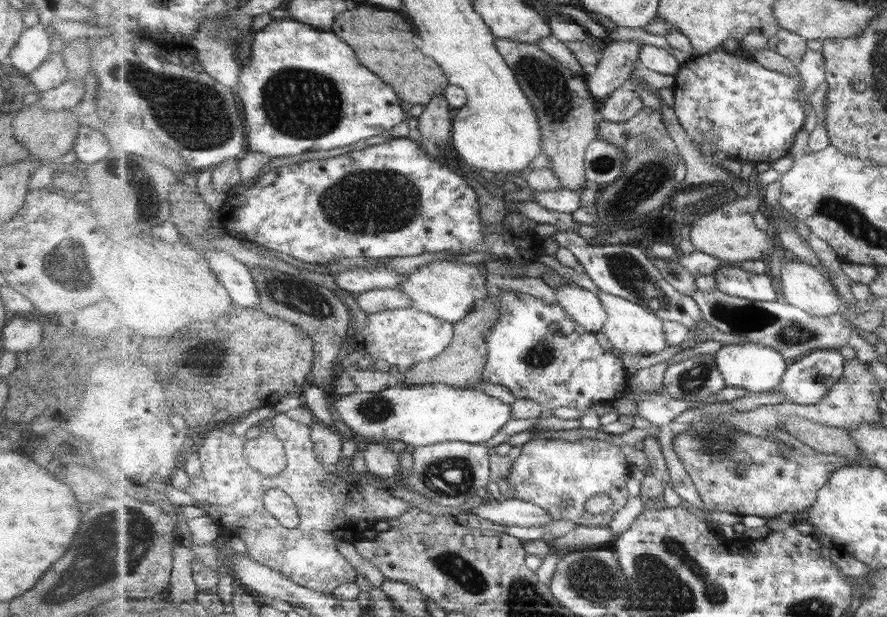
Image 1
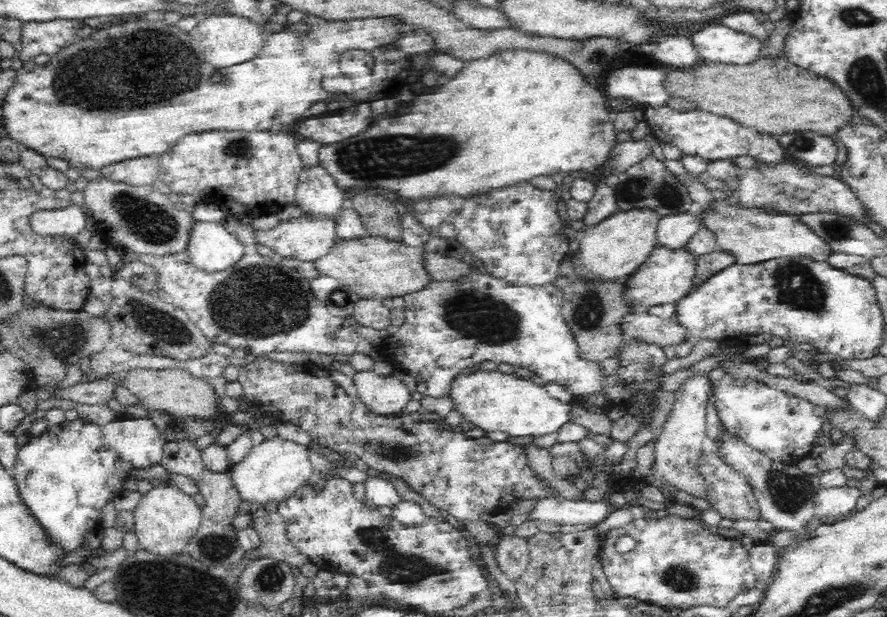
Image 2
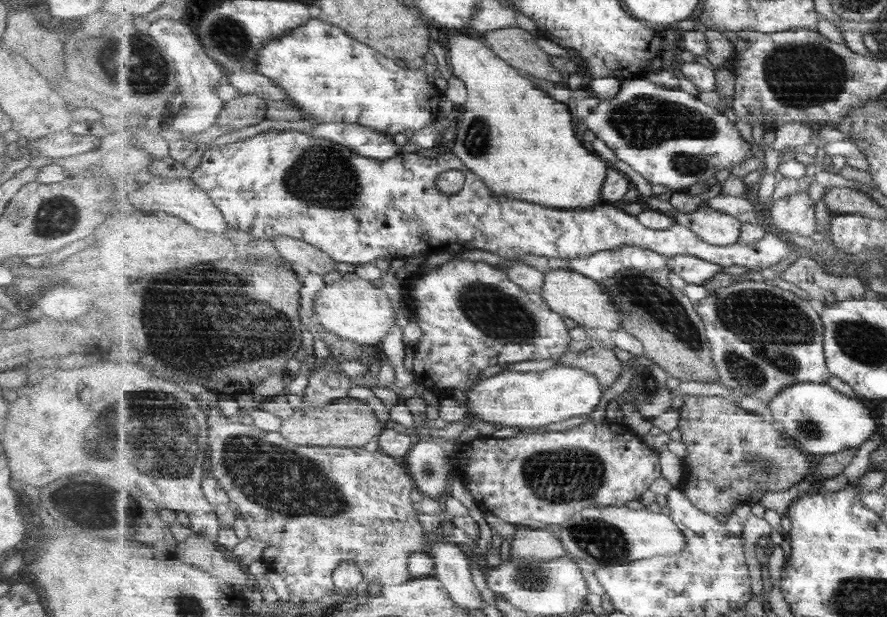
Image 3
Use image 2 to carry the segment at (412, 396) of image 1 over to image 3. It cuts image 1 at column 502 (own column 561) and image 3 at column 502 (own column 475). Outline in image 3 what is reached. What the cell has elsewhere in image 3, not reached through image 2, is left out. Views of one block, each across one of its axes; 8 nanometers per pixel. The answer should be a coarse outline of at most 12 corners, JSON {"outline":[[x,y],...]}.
{"outline":[[501,371],[468,412],[503,427],[571,422],[601,404],[594,373]]}

